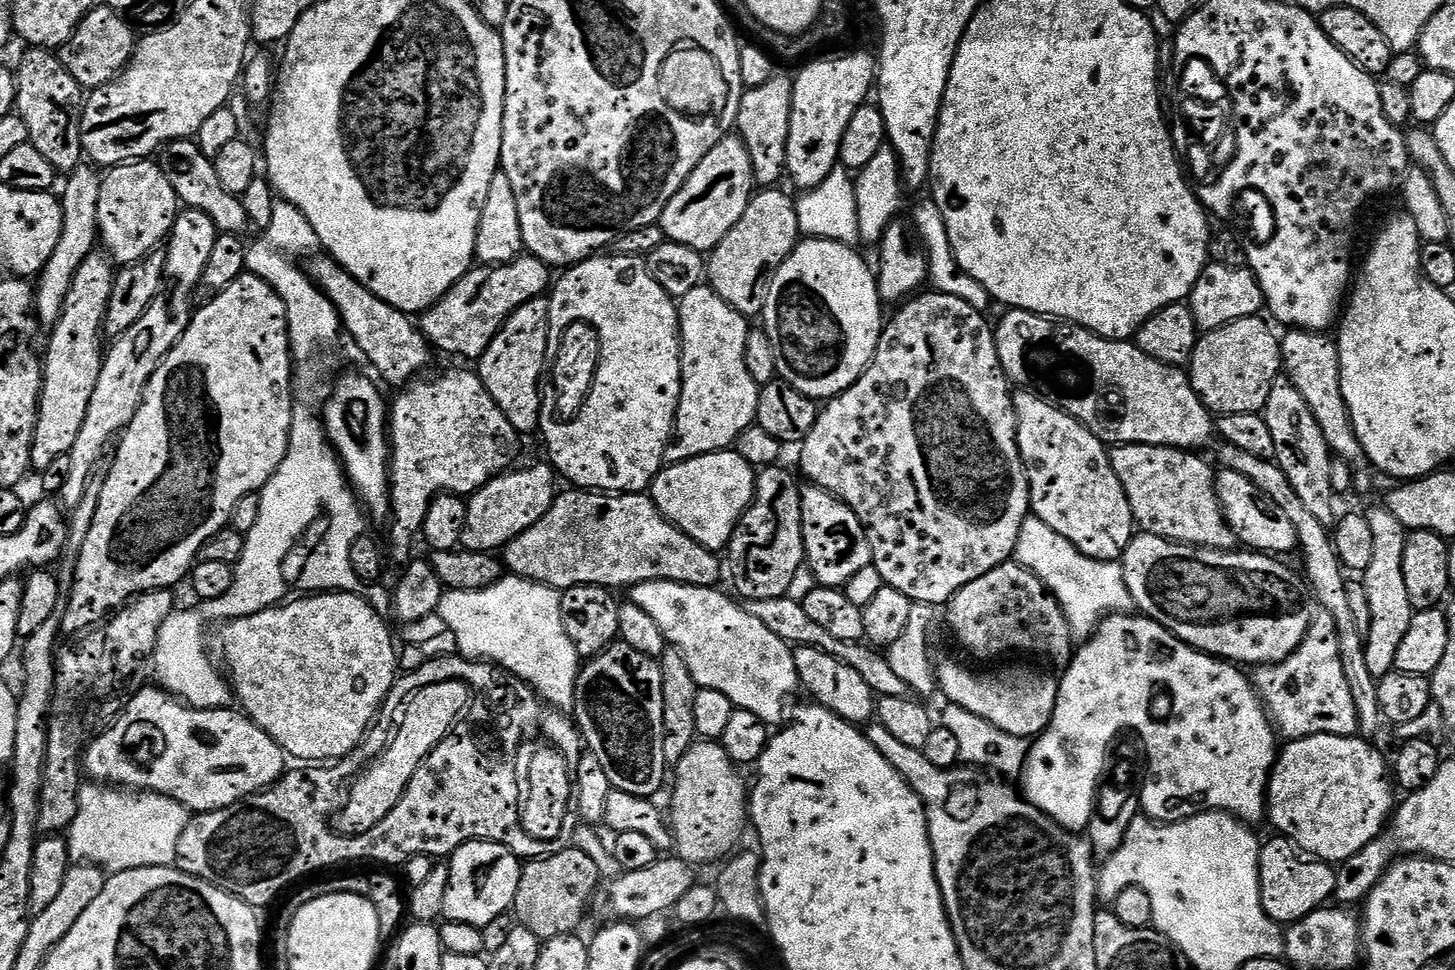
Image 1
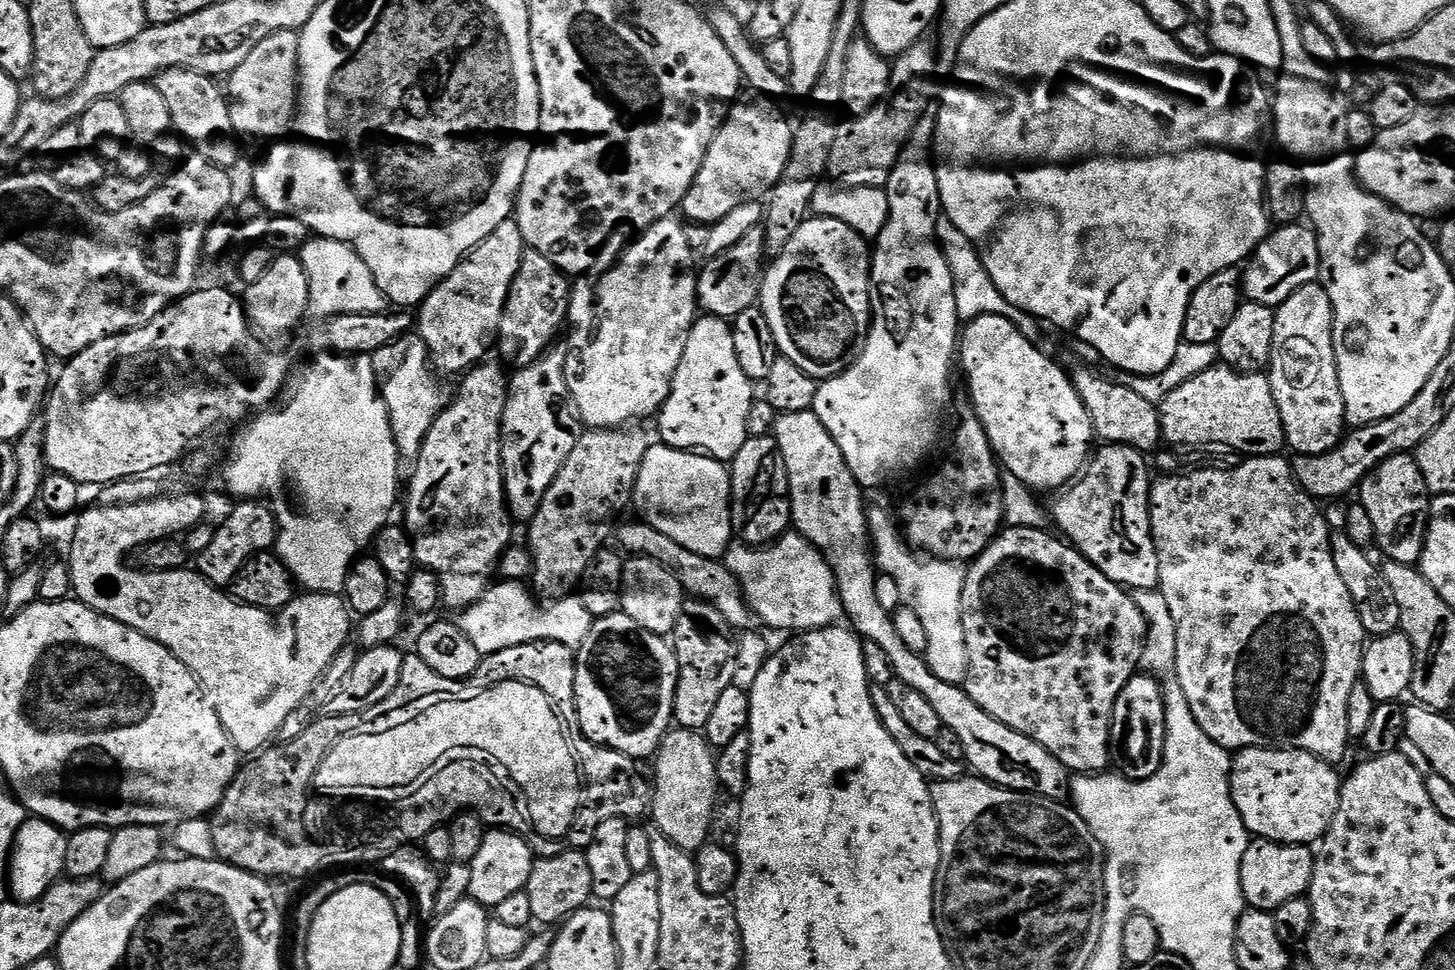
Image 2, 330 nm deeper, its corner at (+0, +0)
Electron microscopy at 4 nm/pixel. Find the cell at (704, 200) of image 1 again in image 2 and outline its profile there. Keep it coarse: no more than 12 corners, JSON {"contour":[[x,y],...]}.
{"contour":[[731,105],[682,205],[711,226],[782,178],[793,125]]}

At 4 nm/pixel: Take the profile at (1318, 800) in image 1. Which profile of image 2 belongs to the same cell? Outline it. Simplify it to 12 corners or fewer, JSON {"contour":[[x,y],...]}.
{"contour":[[1297,748],[1232,756],[1253,837],[1312,846],[1341,773]]}

